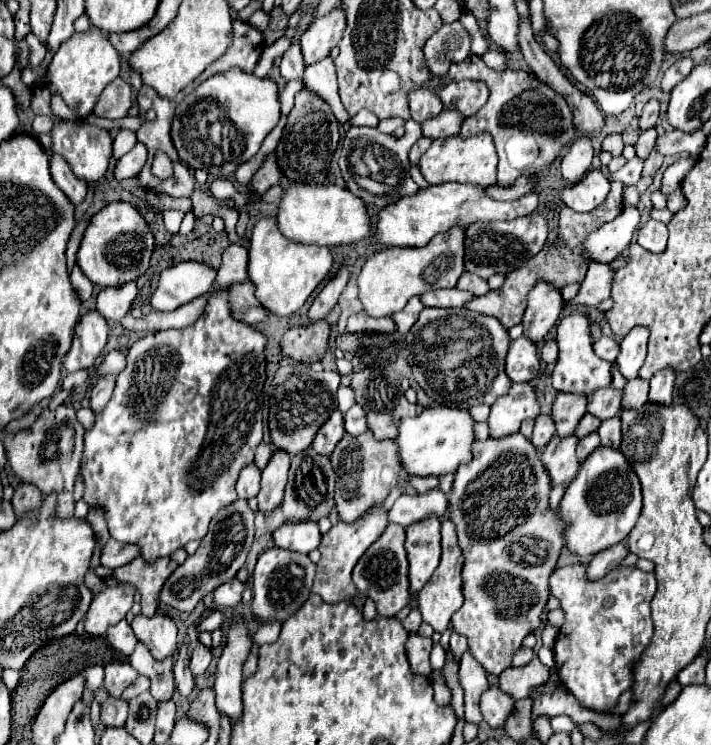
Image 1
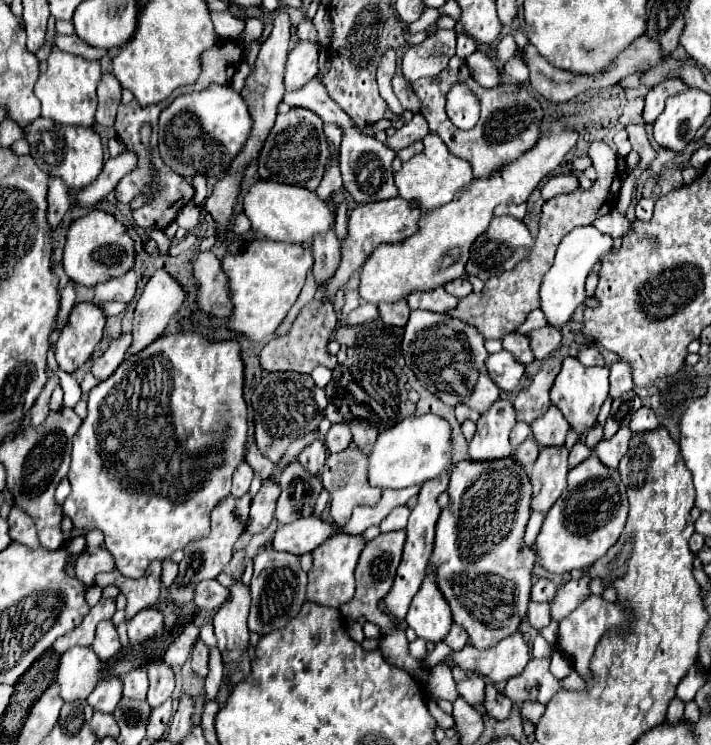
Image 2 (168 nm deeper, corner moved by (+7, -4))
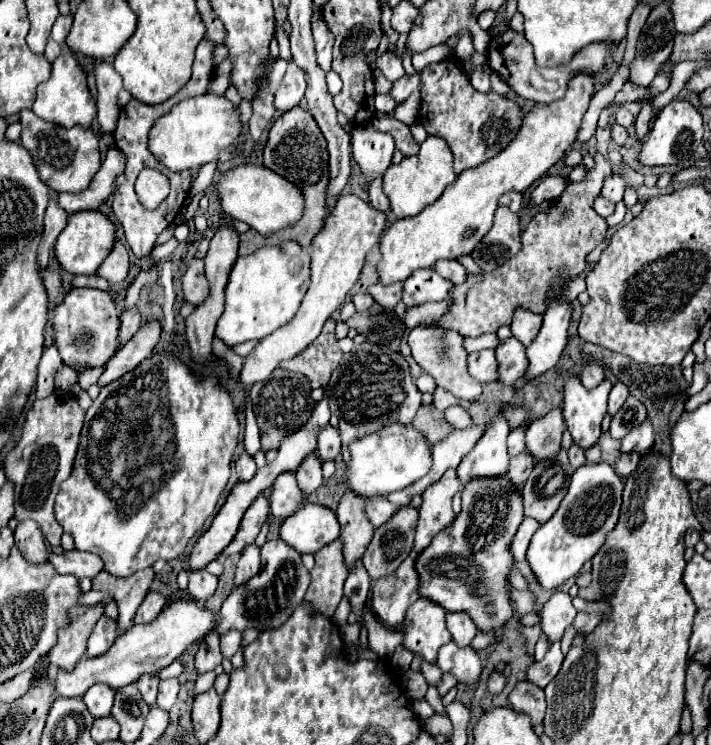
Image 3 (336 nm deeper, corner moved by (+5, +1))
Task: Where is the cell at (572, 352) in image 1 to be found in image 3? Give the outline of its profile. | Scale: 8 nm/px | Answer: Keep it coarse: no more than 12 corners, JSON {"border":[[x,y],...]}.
{"border":[[564,383],[564,421],[576,445],[600,437],[612,383]]}

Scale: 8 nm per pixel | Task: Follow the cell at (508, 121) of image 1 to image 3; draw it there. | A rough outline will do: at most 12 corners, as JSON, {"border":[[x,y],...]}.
{"border":[[456,57],[422,69],[418,123],[454,171],[504,151],[524,109],[476,91]]}

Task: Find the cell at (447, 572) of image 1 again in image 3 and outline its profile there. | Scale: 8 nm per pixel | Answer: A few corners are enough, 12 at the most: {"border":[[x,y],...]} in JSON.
{"border":[[424,597],[408,607],[402,645],[434,663],[452,641],[446,609]]}

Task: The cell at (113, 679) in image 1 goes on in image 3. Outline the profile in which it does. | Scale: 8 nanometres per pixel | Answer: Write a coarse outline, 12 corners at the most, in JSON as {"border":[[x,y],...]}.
{"border":[[92,685],[82,699],[94,717],[106,717],[116,691]]}

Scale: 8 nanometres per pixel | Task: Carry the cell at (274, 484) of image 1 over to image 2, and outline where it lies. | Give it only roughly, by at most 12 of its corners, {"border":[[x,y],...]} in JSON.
{"border":[[264,480],[252,500],[248,534],[260,534],[274,518],[278,484]]}

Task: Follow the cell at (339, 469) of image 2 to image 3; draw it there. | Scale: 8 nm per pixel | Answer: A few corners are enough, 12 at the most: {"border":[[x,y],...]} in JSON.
{"border":[[346,491],[336,509],[348,565],[374,535],[366,497]]}

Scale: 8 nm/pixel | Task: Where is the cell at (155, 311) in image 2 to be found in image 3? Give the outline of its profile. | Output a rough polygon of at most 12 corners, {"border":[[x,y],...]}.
{"border":[[150,319],[106,363],[98,385],[120,379],[158,345],[160,319]]}

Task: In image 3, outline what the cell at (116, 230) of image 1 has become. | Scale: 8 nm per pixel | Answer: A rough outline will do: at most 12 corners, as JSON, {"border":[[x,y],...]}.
{"border":[[100,211],[68,217],[54,251],[72,275],[94,275],[116,245]]}

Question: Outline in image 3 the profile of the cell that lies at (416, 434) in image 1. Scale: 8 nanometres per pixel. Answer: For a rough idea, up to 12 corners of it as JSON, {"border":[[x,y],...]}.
{"border":[[392,423],[352,443],[344,483],[400,491],[432,465],[416,427]]}

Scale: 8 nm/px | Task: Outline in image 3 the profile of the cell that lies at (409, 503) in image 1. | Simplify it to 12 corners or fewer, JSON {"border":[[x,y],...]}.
{"border":[[384,497],[366,505],[370,523],[380,527],[396,513],[396,505]]}

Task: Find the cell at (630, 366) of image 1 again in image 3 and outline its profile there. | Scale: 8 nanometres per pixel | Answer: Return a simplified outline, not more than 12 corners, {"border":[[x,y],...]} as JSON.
{"border":[[622,381],[610,391],[608,413],[614,415],[628,397],[628,387]]}

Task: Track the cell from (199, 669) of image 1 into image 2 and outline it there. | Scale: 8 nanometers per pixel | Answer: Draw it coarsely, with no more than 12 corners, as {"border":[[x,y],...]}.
{"border":[[196,640],[192,670],[202,678],[208,674],[210,648]]}

